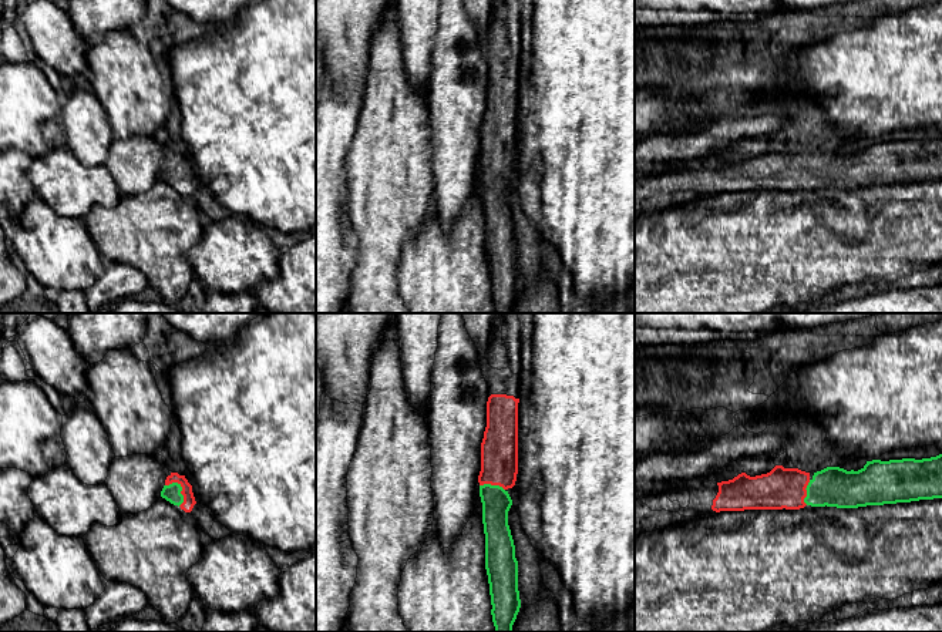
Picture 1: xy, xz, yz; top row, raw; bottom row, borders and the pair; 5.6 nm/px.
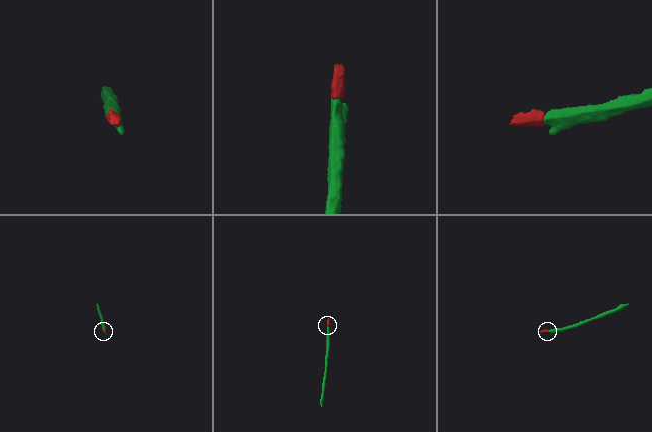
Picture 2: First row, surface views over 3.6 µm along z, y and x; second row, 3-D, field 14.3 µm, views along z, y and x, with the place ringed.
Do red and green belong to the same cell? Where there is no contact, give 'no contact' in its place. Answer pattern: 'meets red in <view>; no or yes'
meets red in xy; yes

